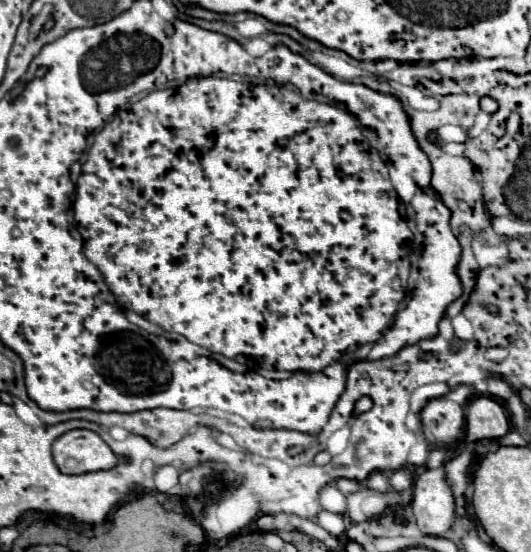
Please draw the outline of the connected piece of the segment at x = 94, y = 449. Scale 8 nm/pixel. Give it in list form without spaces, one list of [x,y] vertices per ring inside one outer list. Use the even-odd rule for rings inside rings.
[[[70,430],[58,436],[52,444],[56,466],[64,474],[84,474],[94,470],[108,470],[116,464],[114,452],[92,430]]]

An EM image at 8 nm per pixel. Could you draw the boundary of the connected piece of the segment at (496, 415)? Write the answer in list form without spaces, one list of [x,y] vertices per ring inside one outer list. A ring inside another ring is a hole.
[[[478,396],[466,404],[465,441],[472,442],[480,438],[500,438],[508,432],[510,422],[500,402],[488,396]]]

